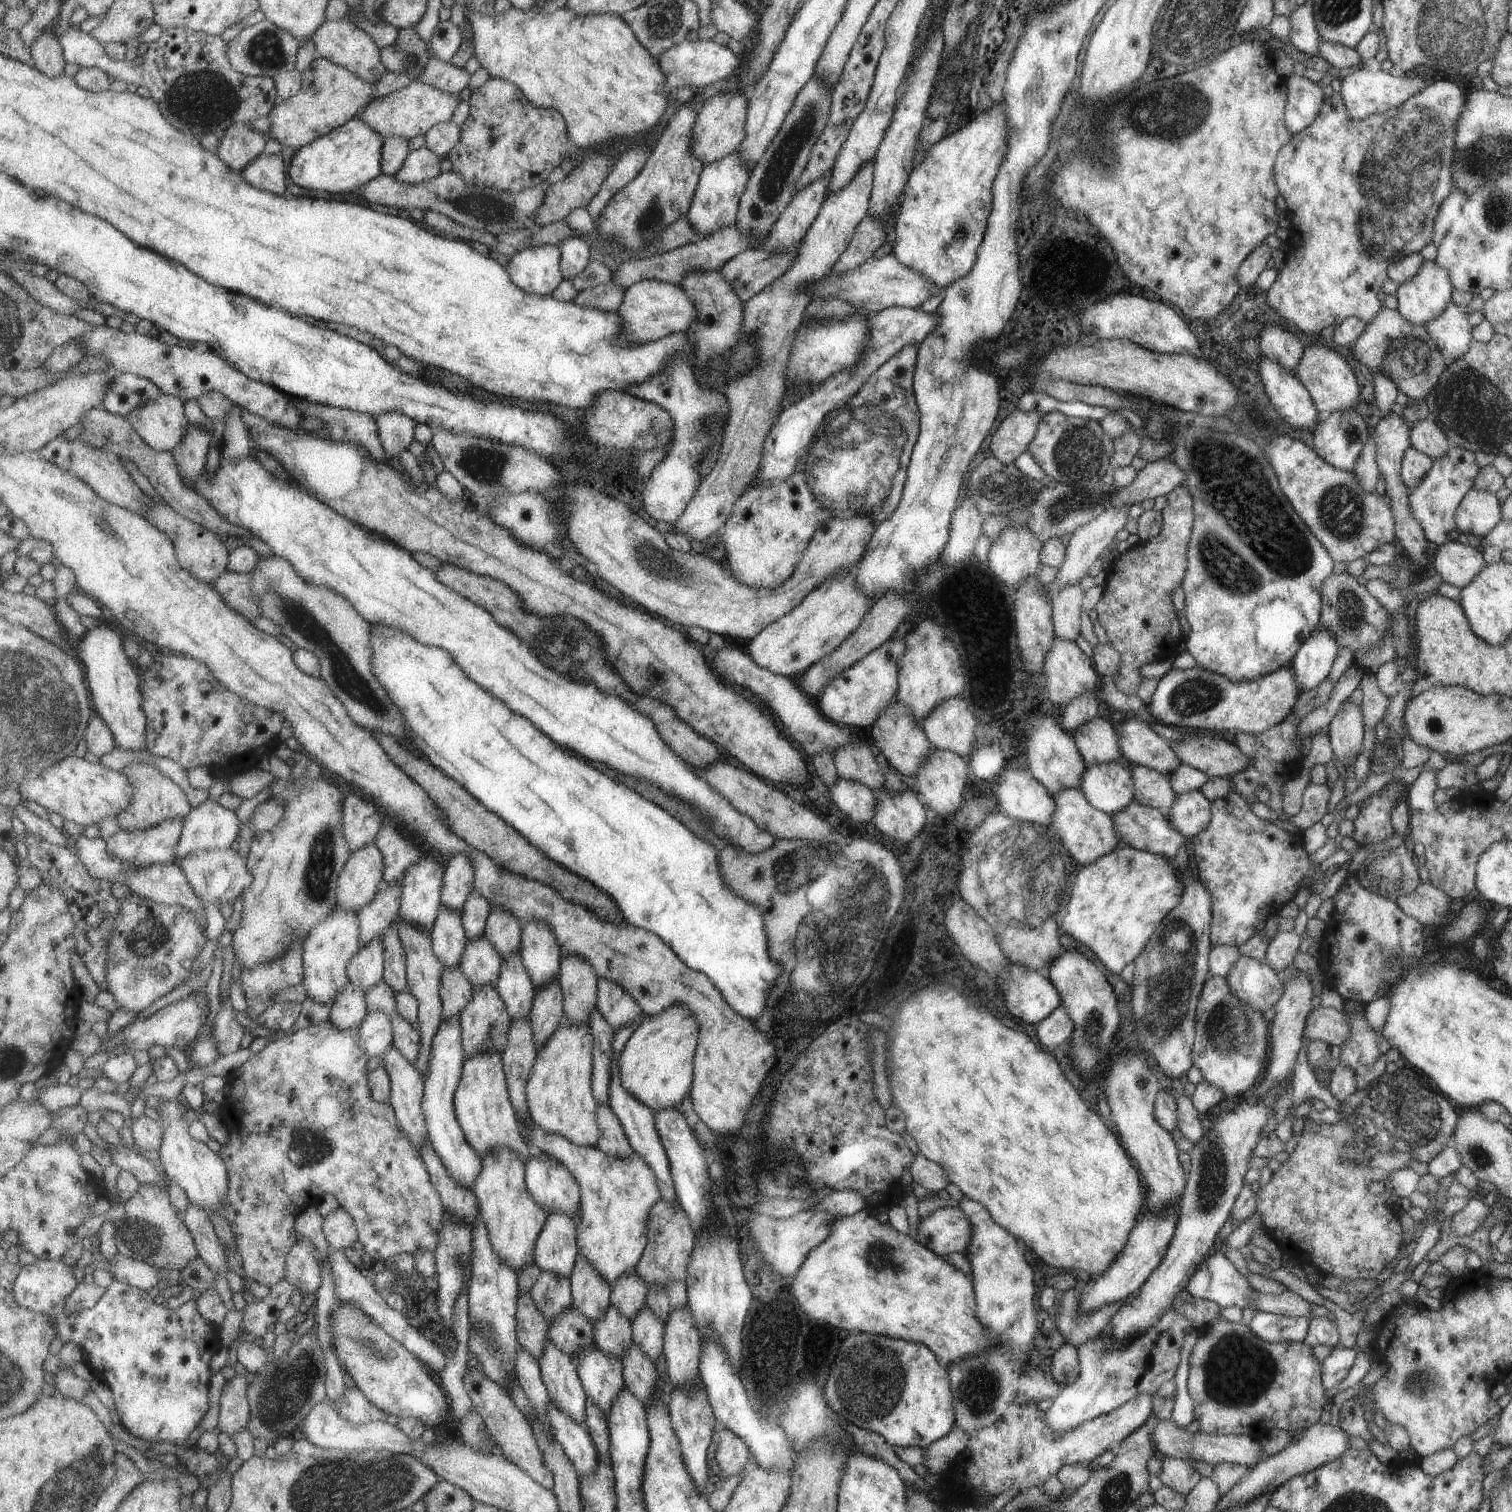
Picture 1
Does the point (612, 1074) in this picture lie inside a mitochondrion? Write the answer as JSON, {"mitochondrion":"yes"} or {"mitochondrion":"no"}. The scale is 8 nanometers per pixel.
{"mitochondrion":"no"}

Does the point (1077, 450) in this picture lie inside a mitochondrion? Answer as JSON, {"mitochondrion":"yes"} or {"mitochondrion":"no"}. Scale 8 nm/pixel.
{"mitochondrion":"yes"}

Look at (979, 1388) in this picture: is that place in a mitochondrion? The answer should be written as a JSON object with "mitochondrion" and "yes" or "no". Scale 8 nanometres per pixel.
{"mitochondrion":"yes"}

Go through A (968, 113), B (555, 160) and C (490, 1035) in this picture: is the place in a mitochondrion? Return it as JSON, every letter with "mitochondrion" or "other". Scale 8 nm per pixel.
{"A":"other","B":"other","C":"mitochondrion"}

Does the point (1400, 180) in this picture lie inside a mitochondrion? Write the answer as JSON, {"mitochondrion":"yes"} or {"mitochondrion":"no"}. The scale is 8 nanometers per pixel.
{"mitochondrion":"yes"}

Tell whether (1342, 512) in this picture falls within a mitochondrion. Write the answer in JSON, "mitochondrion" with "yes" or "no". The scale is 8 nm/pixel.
{"mitochondrion":"yes"}

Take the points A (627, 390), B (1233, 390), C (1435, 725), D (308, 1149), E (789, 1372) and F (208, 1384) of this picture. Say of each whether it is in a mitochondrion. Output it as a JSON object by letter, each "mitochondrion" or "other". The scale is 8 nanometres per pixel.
{"A":"other","B":"other","C":"mitochondrion","D":"mitochondrion","E":"other","F":"other"}

